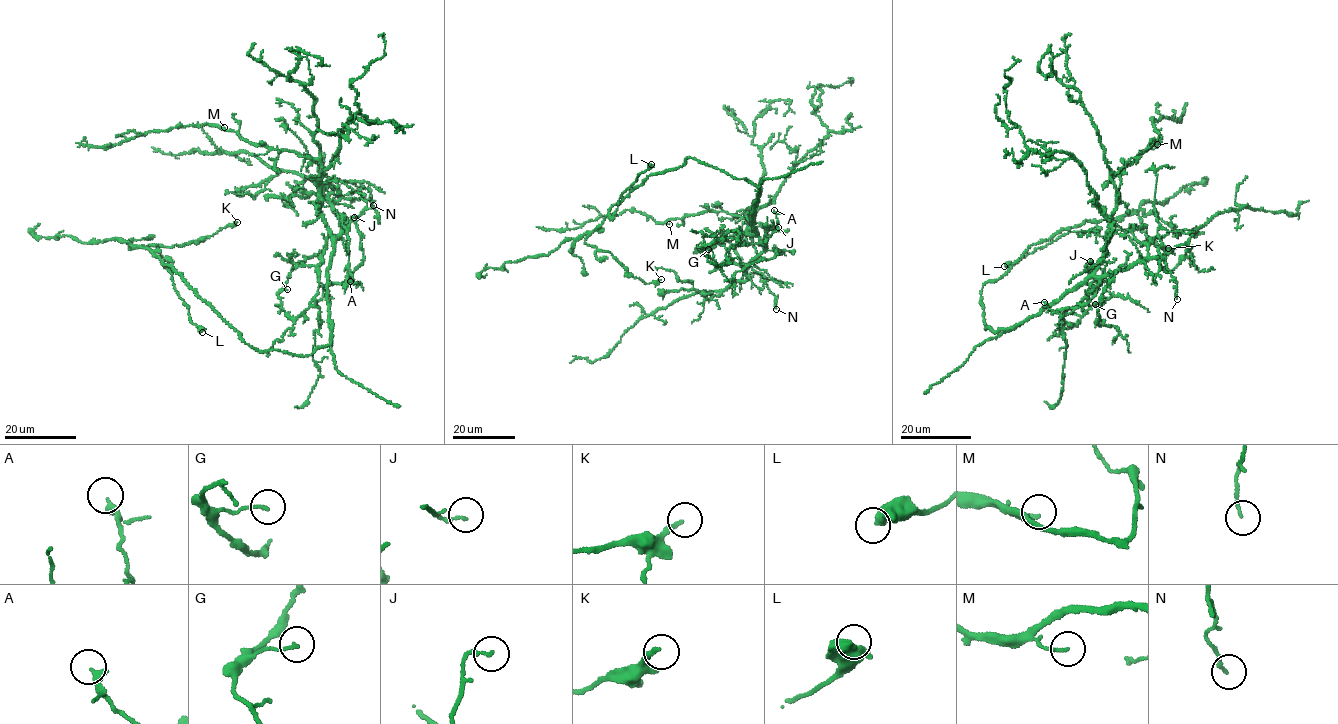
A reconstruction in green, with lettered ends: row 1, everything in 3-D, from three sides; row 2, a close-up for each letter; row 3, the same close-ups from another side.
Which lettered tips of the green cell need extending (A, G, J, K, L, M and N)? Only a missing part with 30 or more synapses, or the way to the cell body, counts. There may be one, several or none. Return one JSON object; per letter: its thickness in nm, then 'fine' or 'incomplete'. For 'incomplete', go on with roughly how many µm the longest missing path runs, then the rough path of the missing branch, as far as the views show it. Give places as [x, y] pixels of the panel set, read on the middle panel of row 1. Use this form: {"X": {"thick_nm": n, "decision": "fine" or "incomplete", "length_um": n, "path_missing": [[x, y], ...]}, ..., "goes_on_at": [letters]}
{"A": {"thick_nm": 320, "decision": "fine"}, "G": {"thick_nm": 120, "decision": "fine"}, "J": {"thick_nm": 140, "decision": "fine"}, "K": {"thick_nm": 180, "decision": "fine"}, "L": {"thick_nm": 550, "decision": "fine"}, "M": {"thick_nm": 120, "decision": "fine"}, "N": {"thick_nm": 130, "decision": "fine"}, "goes_on_at": []}

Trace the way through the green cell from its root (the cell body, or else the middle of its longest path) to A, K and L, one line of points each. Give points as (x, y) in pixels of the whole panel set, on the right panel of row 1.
A: (1018, 324), (1036, 316), (1089, 278), (1100, 280), (1093, 298), (1064, 316), (1049, 310), (1044, 302)
K: (1018, 324), (985, 329), (982, 288), (1063, 229), (1136, 214), (1141, 231), (1168, 248)
L: (1018, 324), (985, 329), (983, 285), (1030, 246), (1063, 229), (1096, 223), (1097, 230), (1065, 233), (1004, 266)

